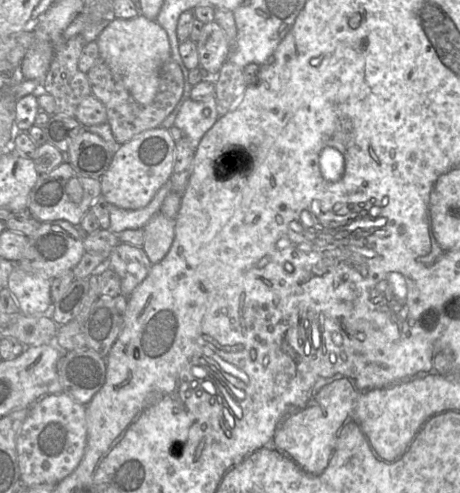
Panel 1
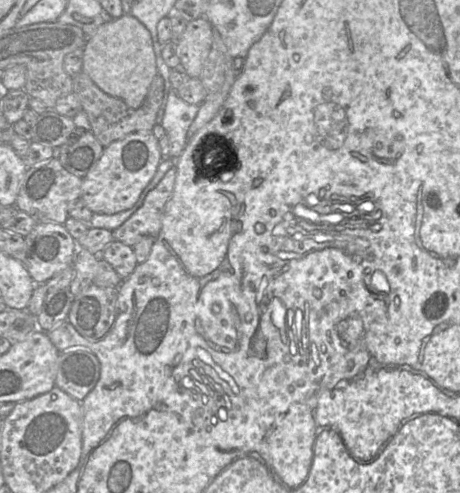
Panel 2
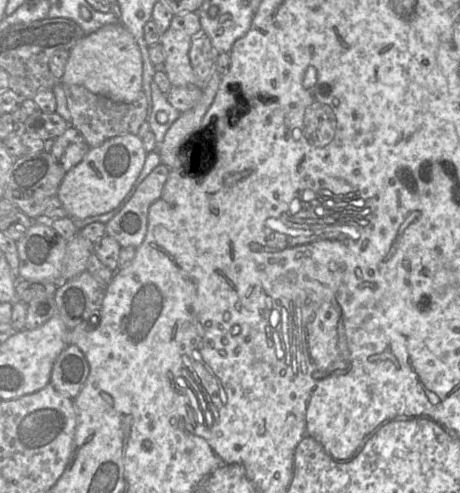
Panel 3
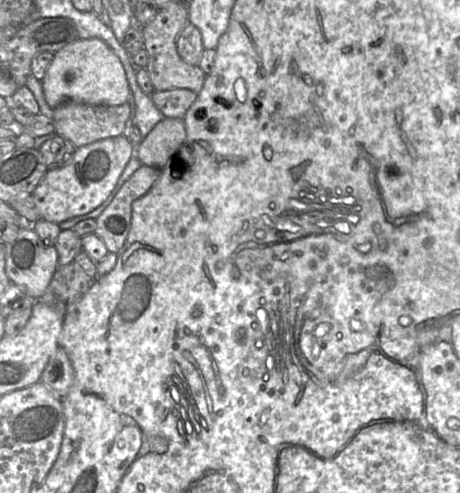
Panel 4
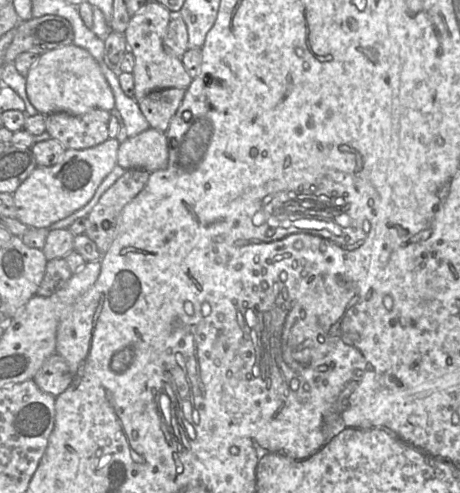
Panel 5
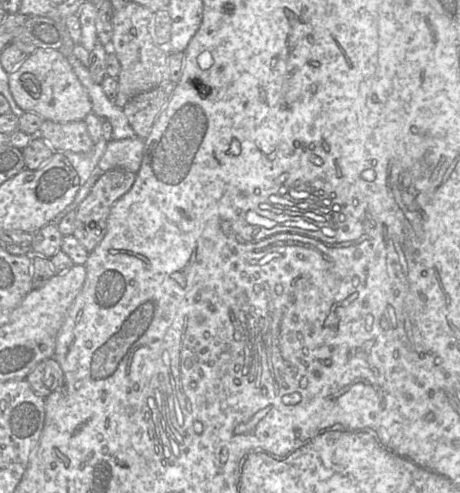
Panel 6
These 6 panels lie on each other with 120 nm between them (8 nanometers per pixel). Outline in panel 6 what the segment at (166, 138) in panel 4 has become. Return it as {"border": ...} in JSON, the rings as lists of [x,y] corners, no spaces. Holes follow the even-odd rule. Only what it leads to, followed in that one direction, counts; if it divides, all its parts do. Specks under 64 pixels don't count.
{"border":[[[134,136],[122,140],[110,140],[98,163],[98,171],[106,172],[122,168],[136,173],[140,166],[144,151],[144,139]]]}

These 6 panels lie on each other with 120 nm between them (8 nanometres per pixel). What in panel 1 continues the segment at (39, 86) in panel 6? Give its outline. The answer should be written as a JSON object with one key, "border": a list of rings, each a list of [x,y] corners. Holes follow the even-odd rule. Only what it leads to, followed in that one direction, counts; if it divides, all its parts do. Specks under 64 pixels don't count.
{"border":[[[140,14],[131,19],[111,19],[96,42],[100,58],[120,79],[132,97],[142,105],[151,103],[159,85],[159,70],[171,58],[167,32],[156,21]]]}

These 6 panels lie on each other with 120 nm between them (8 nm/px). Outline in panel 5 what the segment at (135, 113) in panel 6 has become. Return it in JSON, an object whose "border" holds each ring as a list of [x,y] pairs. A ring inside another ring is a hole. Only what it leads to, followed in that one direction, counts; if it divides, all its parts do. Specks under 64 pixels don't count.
{"border":[[[184,89],[156,90],[138,101],[139,107],[150,127],[165,131],[185,95]]]}

